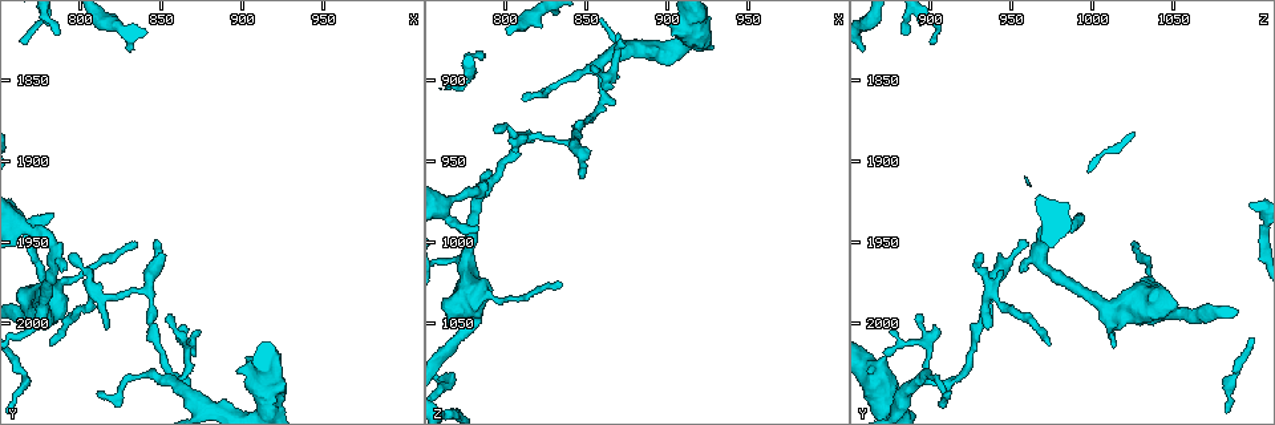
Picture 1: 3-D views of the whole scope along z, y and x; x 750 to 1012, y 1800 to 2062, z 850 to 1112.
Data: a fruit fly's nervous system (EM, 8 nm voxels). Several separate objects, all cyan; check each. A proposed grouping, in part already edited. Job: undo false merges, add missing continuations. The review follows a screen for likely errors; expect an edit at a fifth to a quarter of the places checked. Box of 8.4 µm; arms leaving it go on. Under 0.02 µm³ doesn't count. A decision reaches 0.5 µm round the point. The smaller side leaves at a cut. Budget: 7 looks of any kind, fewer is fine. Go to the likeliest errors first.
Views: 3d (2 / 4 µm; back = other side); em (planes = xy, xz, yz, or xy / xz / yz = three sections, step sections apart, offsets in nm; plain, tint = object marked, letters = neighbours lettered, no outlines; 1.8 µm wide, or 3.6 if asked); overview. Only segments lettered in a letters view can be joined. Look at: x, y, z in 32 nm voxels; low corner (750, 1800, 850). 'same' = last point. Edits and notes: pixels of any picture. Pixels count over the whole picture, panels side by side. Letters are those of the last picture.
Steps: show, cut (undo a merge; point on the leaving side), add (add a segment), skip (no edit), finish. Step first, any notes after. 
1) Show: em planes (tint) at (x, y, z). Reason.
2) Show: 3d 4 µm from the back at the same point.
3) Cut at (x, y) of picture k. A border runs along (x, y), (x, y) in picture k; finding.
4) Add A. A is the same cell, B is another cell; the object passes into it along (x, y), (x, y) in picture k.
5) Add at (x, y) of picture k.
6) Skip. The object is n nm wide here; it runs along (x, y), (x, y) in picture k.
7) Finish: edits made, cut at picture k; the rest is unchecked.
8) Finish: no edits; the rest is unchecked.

Show: 3d 4 µm at (792, 1966, 960). An open end.

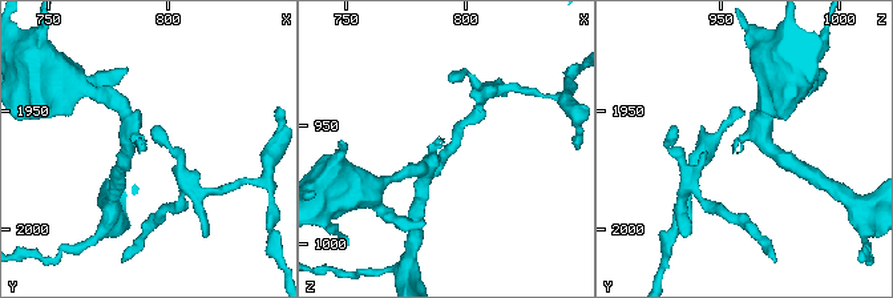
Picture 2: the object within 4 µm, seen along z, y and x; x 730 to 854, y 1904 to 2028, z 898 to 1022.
Show: em planes (tint) at (792, 1965, 958). The arms are 200, 200 nm wide.

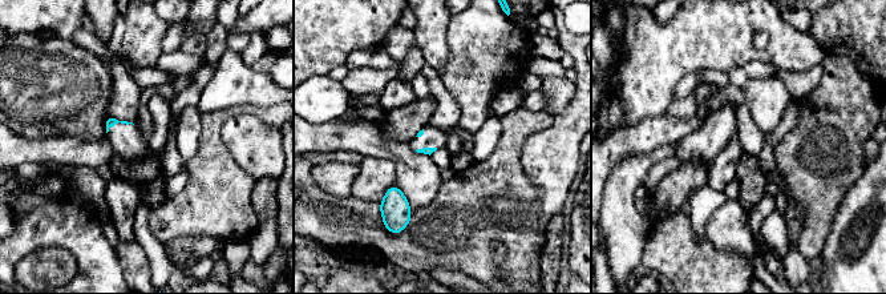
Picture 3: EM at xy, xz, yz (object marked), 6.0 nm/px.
Show: em planes (letters) at the same point.

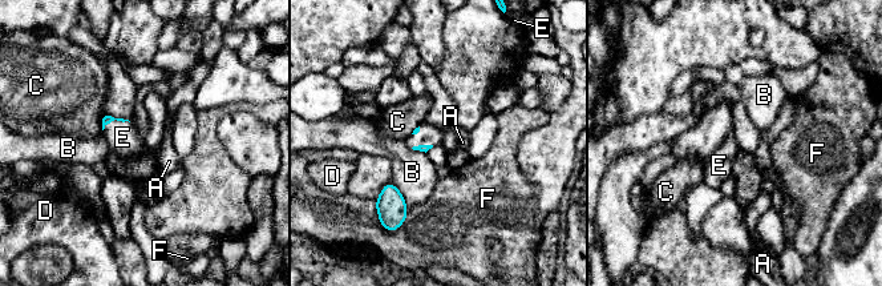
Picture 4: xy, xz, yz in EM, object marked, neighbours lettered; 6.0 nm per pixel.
Add E. The longest contact is with B, 200 nm; E is the same cell, A, B, C, D and F are other cells; the object passes into it along (106, 120), (116, 119), (122, 137) in picture 4; it goes on there.

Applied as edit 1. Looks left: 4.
Show: overview.

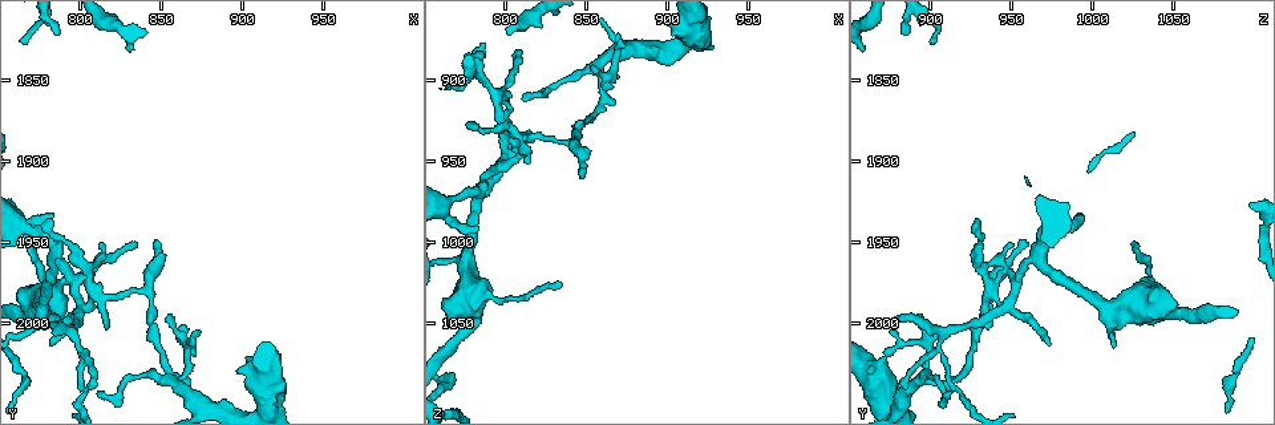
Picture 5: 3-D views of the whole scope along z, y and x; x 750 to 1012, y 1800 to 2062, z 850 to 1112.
Show: 3d 4 µm at (836, 1952, 1026). Free end.

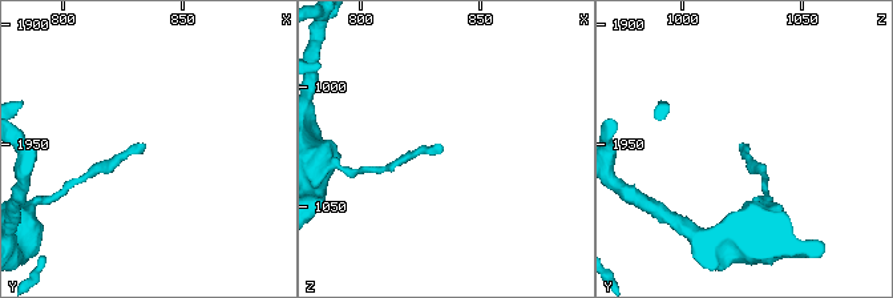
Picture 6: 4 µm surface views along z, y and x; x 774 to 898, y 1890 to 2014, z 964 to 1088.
Show: em planes (letters) at (834, 1951, 1025). Now the EM.

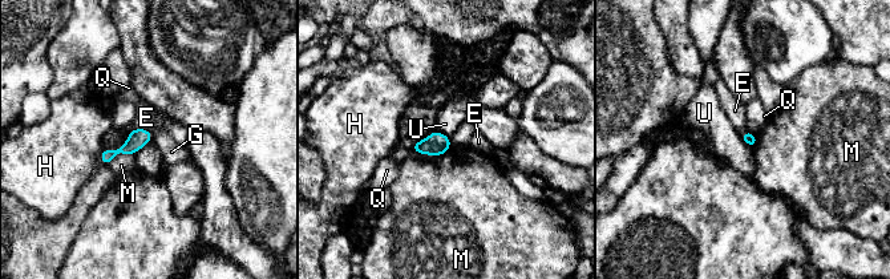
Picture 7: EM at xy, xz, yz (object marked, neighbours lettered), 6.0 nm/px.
Skip. The object is 80 nm wide here; E, G, H, M, Q and U are other cells; a border runs along (152, 140), (133, 154) in picture 7; no lettered segment goes on from it.

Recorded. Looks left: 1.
Finish: edits made, add at picture 4; the rest is unchecked.

